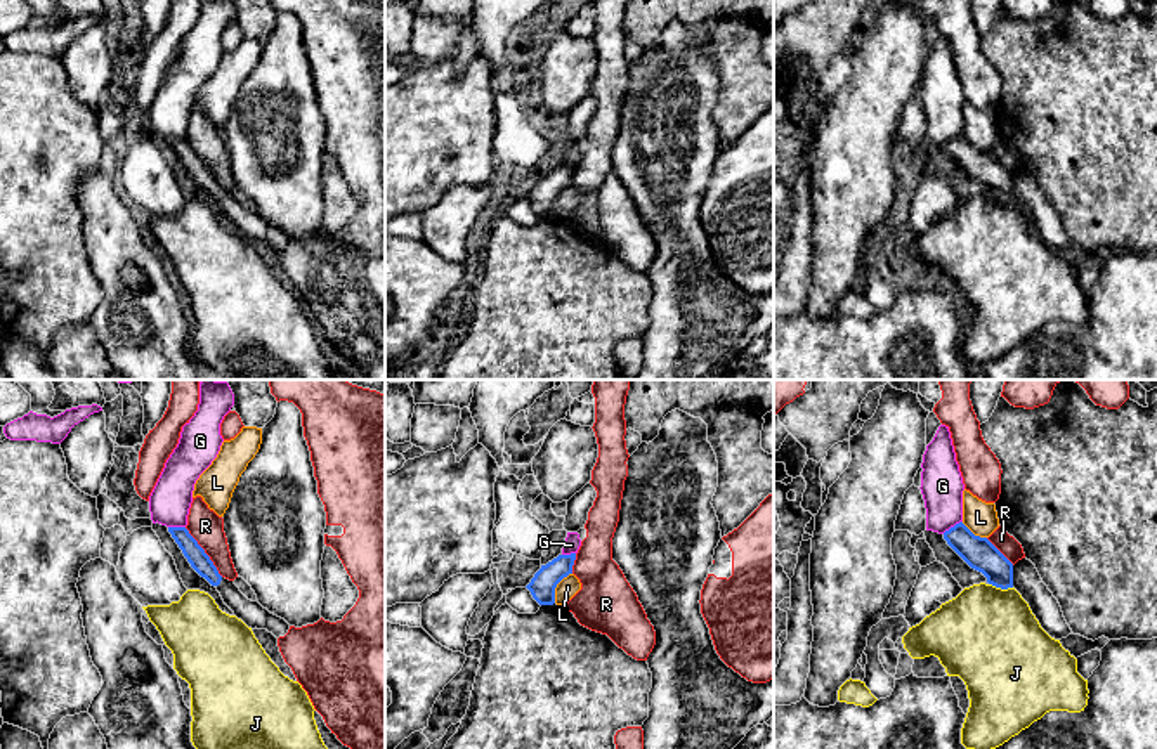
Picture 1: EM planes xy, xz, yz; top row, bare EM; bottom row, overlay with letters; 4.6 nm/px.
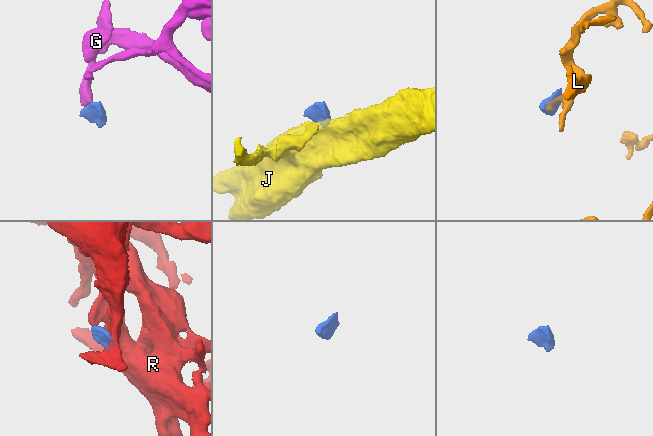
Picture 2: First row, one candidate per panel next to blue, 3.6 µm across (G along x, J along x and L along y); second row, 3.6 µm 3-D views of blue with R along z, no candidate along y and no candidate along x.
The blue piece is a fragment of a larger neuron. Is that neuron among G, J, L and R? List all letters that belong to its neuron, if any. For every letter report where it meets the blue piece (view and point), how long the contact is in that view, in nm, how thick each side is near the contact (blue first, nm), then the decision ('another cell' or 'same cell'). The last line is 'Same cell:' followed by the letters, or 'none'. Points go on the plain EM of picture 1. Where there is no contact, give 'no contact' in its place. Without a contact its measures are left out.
G: yz (951, 139) | 110 nm | 150/190 nm | another cell
J: yz (1001, 200) | 110 nm | 150/460 nm | another cell
L: xz (555, 198) | 170 nm | 120/90 nm | another cell
R: xy (203, 163) | 300 nm | 90/160 nm | another cell
Same cell: none

